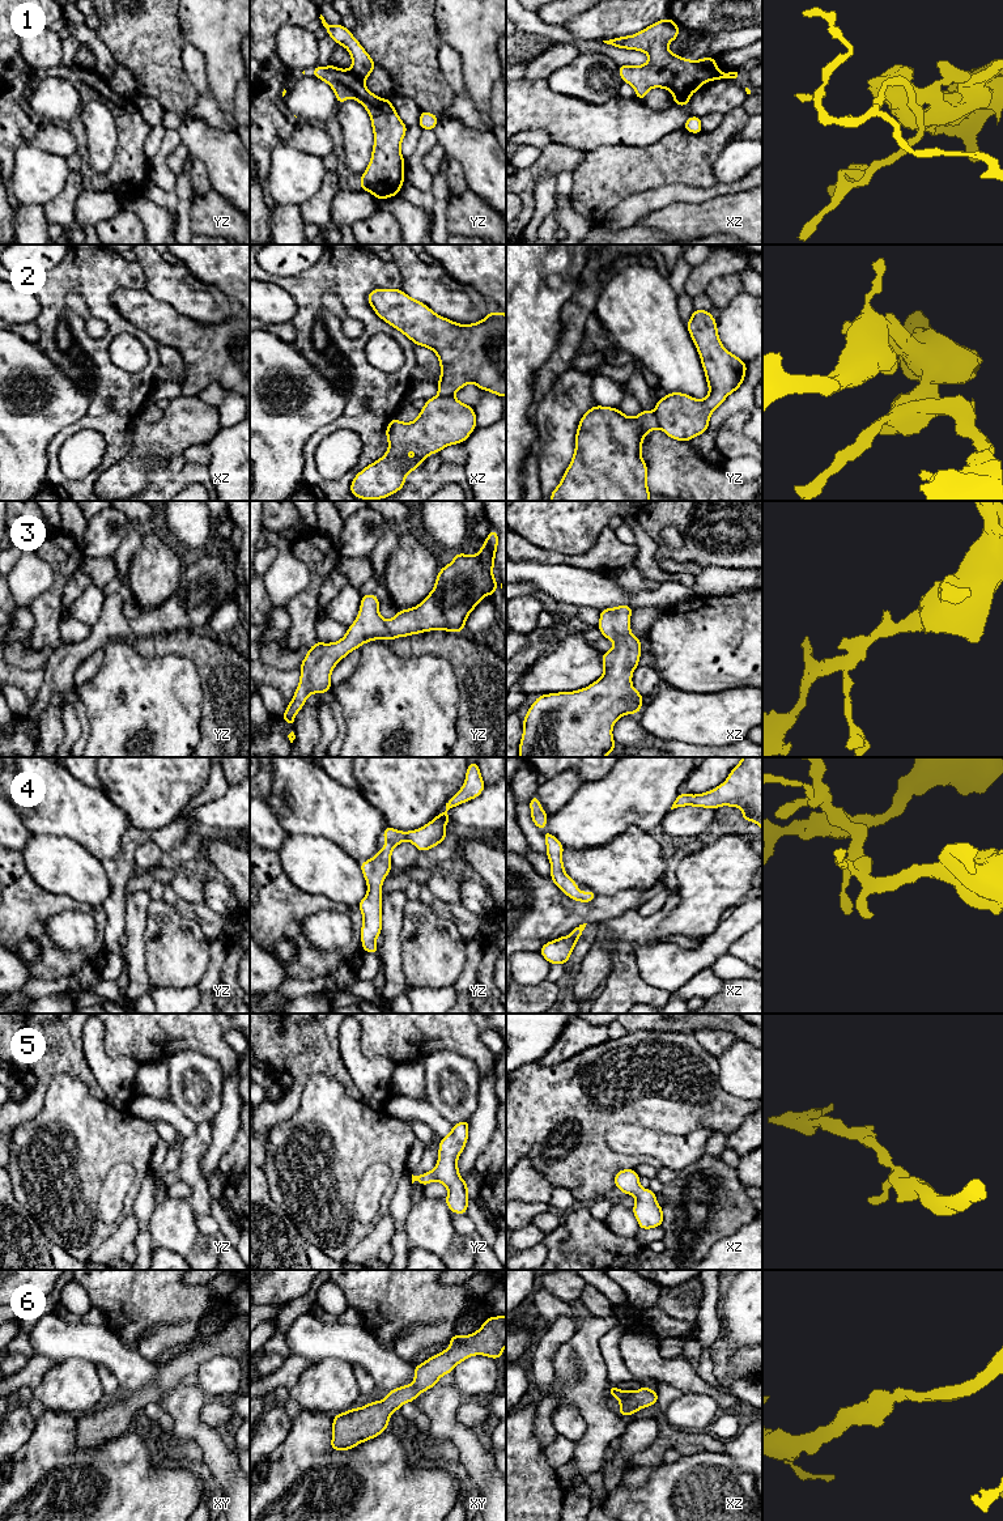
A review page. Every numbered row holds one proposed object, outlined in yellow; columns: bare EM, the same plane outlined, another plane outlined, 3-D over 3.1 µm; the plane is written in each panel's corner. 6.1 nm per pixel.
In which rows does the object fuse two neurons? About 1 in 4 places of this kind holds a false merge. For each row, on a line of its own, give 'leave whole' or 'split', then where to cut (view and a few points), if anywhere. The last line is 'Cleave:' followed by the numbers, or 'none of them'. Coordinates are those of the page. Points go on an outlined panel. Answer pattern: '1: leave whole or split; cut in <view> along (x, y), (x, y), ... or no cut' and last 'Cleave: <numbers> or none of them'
1: split; cut in xz along (674, 96), (688, 98)
2: split; cut in xz along (438, 395), (453, 396)
3: leave whole; no cut
4: leave whole; no cut
5: leave whole; no cut
6: leave whole; no cut
Cleave: 1, 2

